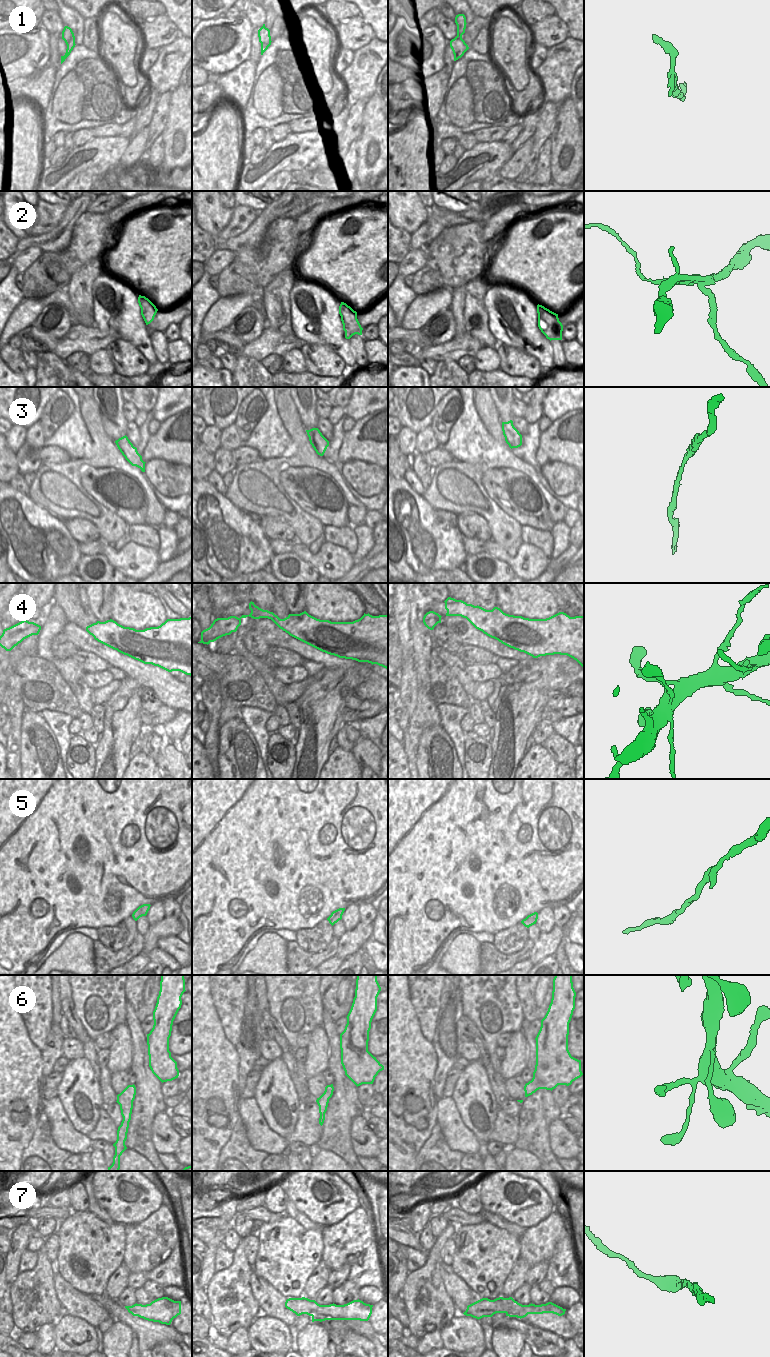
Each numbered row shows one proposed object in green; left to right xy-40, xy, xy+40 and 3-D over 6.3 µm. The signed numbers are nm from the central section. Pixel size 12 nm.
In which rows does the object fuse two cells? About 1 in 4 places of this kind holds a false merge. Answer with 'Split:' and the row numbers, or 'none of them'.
Split: 1, 2, 6

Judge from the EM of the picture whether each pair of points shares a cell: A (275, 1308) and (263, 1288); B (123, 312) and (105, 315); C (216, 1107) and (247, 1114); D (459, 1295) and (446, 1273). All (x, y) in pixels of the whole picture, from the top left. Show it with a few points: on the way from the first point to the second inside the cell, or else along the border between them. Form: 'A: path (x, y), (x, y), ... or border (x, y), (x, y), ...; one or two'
A: path (272, 1303), (264, 1293); one
B: path (119, 314), (117, 316), (109, 315); one
C: border (241, 1099), (239, 1102), (239, 1116); two
D: path (458, 1290), (450, 1278); one

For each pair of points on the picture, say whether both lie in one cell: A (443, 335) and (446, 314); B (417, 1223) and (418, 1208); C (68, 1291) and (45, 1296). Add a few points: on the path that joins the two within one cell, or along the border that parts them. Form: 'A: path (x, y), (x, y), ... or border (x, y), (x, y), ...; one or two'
A: path (446, 330), (446, 319); one
B: path (418, 1219), (418, 1212); one
C: border (54, 1274), (53, 1285), (62, 1307), (62, 1314); two

